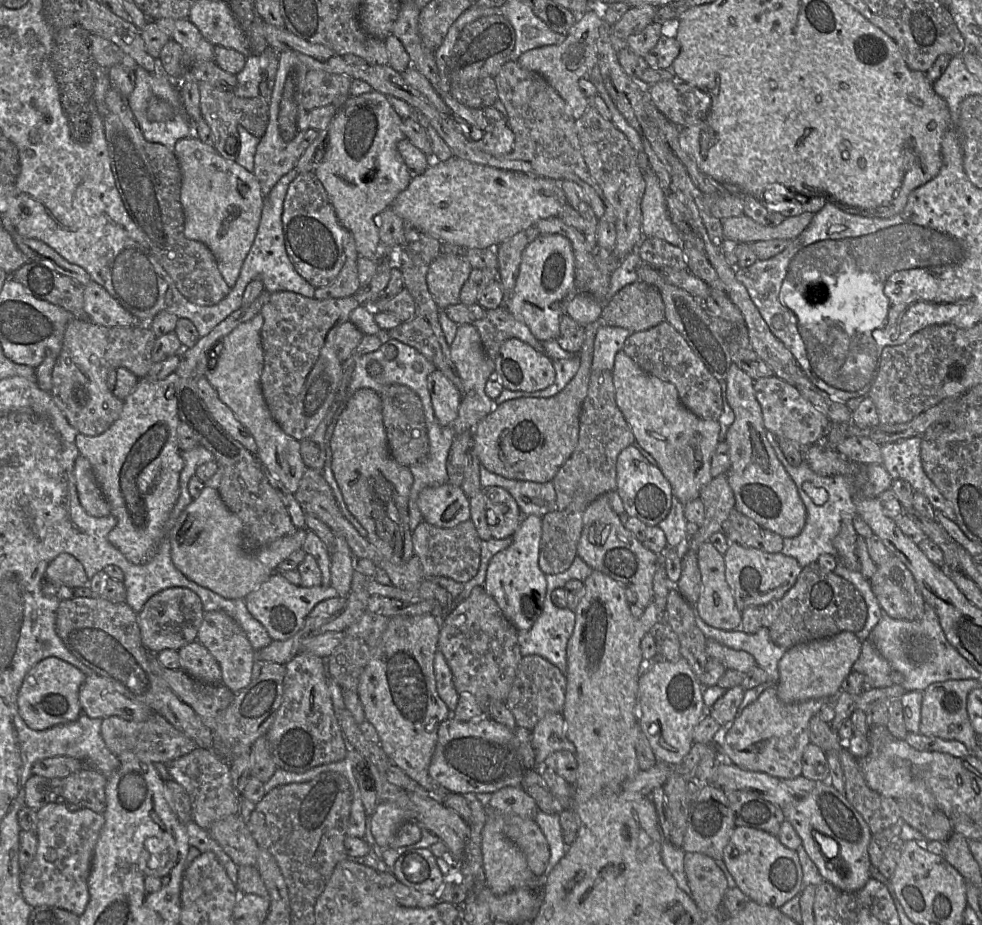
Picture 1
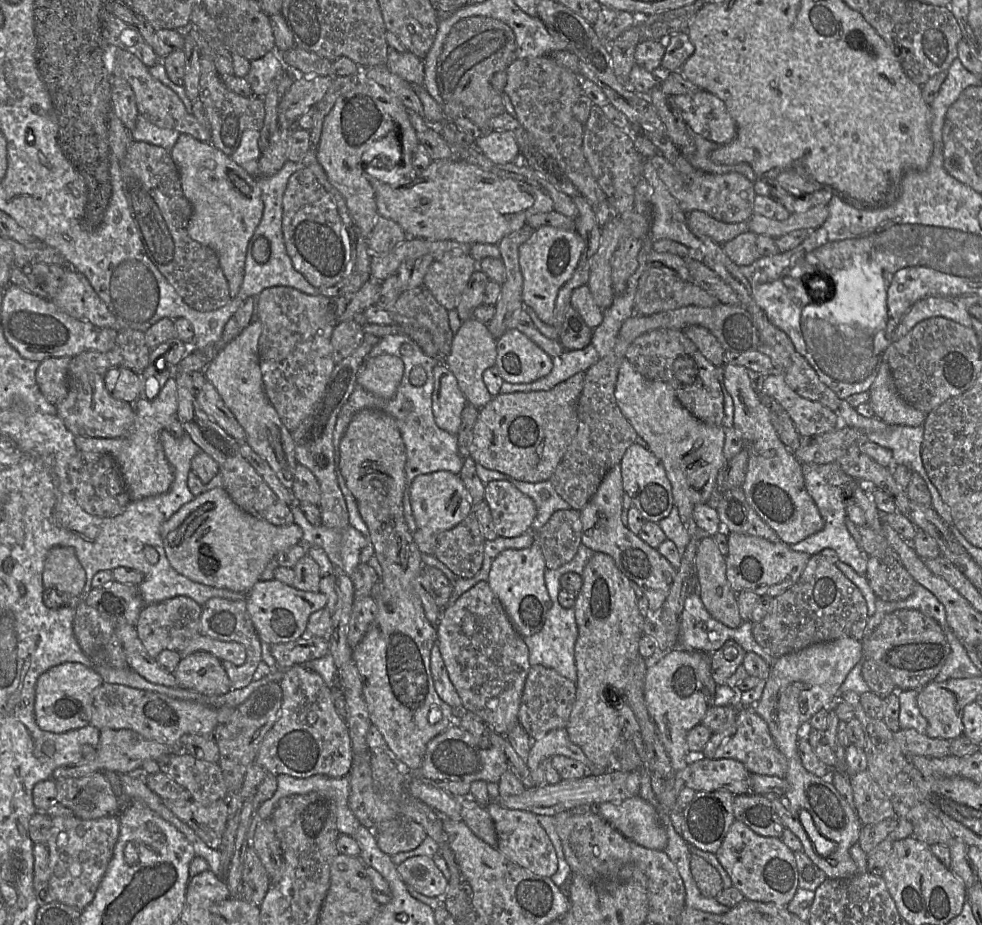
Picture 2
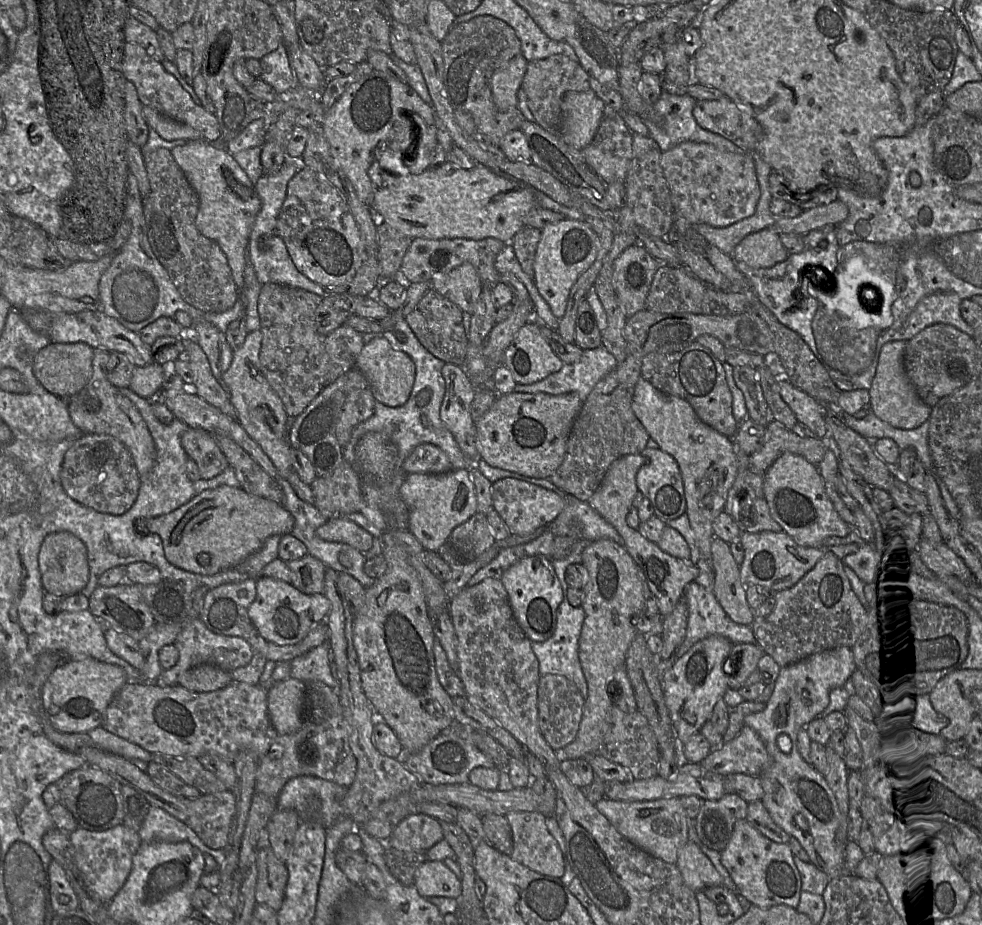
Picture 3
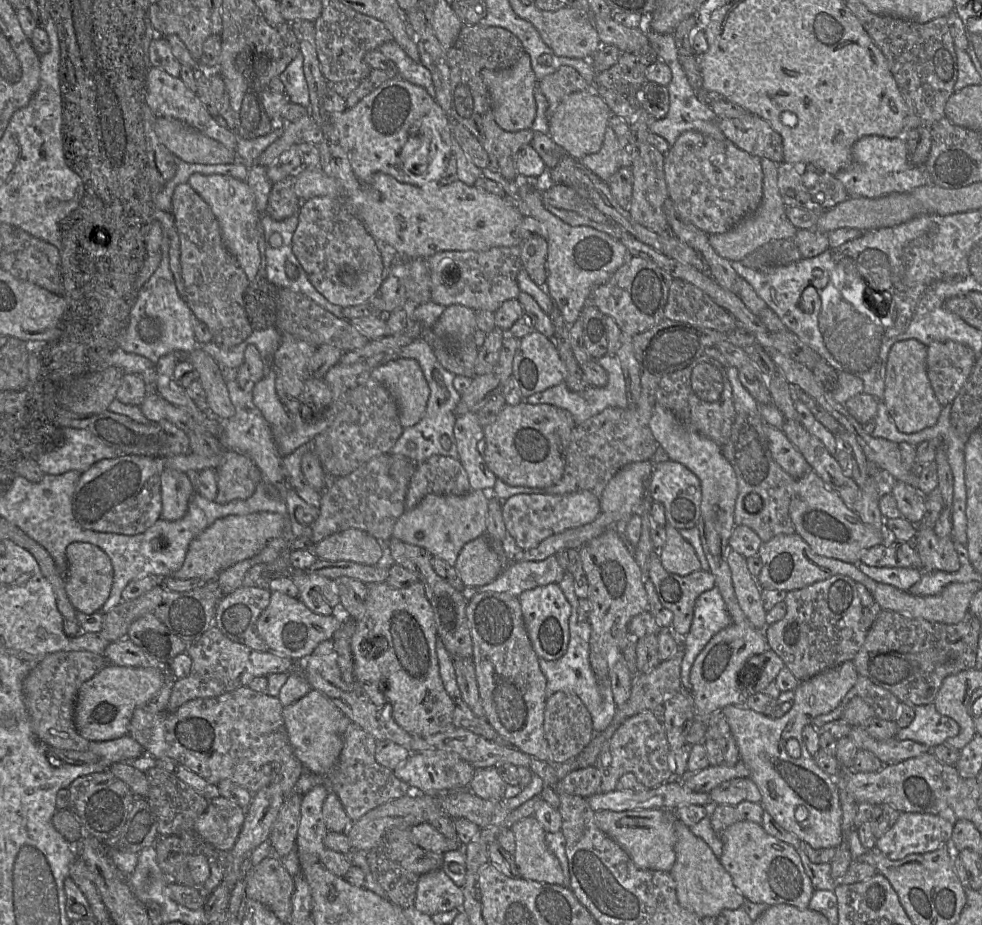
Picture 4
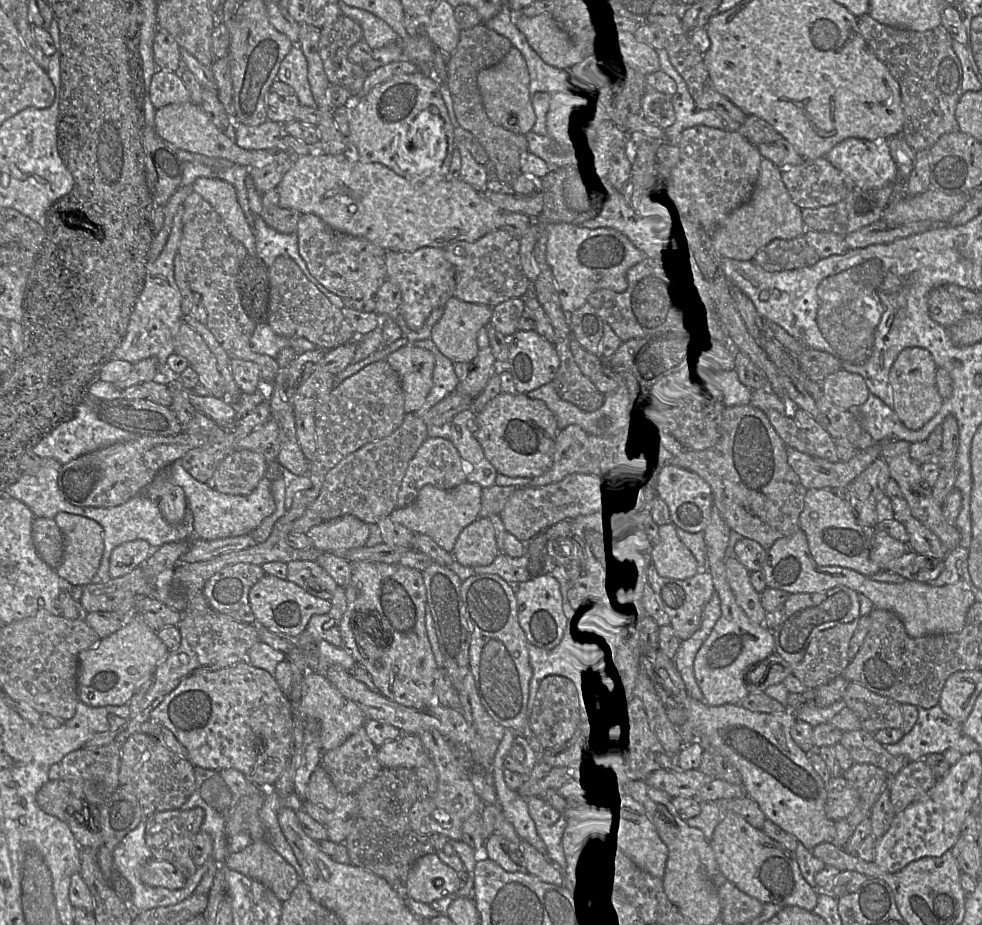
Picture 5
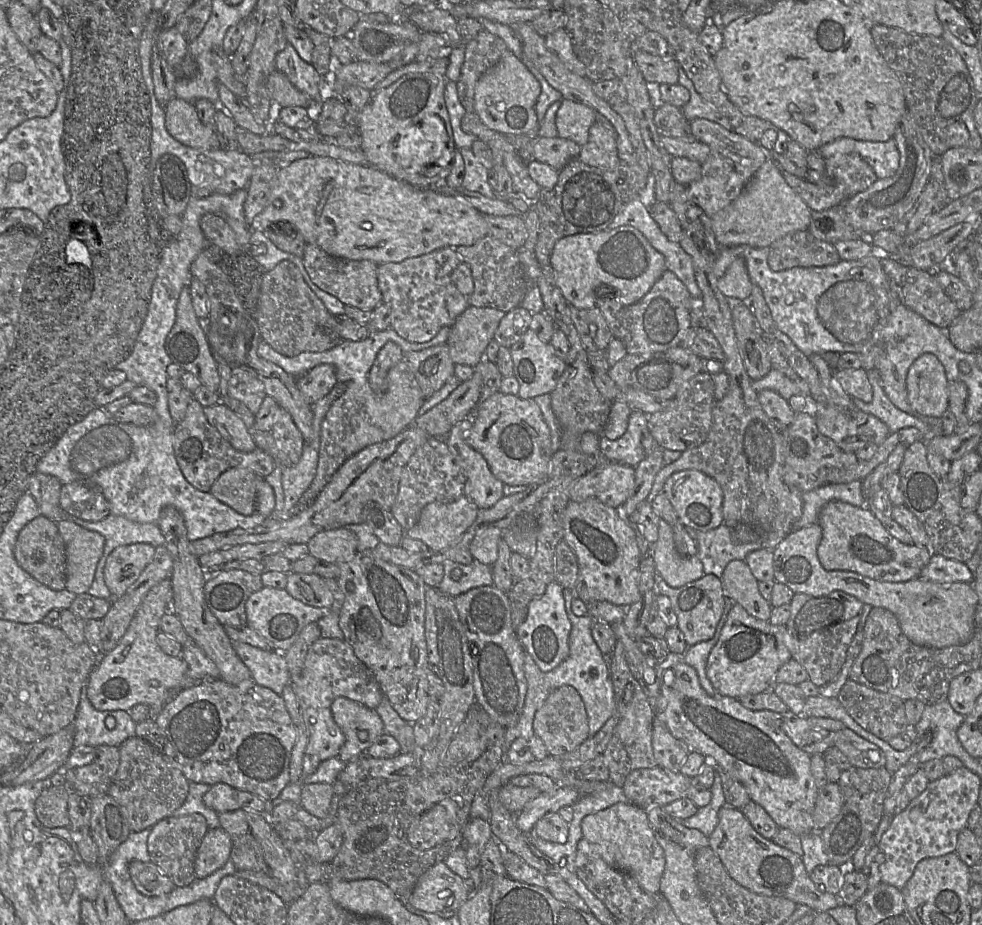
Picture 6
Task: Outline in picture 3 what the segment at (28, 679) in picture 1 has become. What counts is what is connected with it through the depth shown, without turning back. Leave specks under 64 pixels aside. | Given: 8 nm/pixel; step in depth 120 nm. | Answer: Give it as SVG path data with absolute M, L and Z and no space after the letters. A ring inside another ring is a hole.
M94 658L71 660L56 668L42 687L44 711L53 727L65 733L88 733L100 727L115 694L129 682L125 670Z

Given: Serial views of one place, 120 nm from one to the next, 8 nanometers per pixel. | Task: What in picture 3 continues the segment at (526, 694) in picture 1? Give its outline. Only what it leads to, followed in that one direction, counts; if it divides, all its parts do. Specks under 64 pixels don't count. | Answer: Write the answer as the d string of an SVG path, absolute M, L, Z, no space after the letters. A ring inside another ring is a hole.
M556 674L540 676L537 687L538 726L543 738L554 751L561 750L575 739L583 706L584 698L571 680Z

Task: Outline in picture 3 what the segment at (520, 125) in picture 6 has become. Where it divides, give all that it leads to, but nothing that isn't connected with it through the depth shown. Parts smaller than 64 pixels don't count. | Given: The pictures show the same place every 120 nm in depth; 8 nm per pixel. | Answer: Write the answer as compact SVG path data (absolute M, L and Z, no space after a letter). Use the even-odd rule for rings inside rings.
M519 53L498 69L491 78L492 99L500 111L517 106L517 93L521 87L528 61Z

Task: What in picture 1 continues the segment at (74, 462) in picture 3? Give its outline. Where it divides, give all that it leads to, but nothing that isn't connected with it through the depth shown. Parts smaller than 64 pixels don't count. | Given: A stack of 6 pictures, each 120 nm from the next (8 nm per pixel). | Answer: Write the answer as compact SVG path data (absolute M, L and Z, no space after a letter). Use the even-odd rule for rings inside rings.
M81 454L74 464L76 488L81 505L95 517L111 514L110 506L96 480L90 462Z

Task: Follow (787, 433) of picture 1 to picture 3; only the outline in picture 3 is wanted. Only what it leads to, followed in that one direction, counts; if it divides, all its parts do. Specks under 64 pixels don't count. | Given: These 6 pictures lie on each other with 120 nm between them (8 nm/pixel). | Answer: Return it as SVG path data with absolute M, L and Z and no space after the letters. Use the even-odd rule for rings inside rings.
M779 379L779 393L794 413L800 432L818 438L827 437L826 406L804 391L793 386L787 379Z

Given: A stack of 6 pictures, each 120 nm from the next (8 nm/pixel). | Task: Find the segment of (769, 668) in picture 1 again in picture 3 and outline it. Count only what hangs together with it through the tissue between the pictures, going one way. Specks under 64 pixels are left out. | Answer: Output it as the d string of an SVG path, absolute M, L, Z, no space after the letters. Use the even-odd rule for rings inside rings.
M692 582L686 587L684 598L688 605L687 628L677 659L700 640L713 635L725 637L734 645L757 644L753 626L739 626L734 623L711 589Z

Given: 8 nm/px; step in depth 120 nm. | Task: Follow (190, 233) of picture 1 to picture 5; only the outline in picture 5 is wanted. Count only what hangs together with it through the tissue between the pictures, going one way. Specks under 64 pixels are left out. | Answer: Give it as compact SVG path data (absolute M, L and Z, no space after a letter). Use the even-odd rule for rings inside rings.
M199 178L192 187L217 212L229 234L243 244L249 255L257 256L255 236L234 187L217 178Z

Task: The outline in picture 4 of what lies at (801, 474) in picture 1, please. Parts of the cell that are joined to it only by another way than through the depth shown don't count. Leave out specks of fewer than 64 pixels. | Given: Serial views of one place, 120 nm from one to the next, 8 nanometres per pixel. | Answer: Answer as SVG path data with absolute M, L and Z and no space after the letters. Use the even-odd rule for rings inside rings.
M854 563L859 571L870 579L884 584L889 584L900 590L908 591L923 574L923 570L912 568L877 567L863 563Z

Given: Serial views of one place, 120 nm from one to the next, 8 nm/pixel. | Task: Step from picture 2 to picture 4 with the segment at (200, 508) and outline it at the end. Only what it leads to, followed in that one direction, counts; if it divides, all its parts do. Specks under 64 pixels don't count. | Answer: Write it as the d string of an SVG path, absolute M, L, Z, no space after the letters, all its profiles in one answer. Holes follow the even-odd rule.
M272 512L219 518L191 541L181 566L168 577L211 581L216 572L224 566L253 556L268 539L283 537L283 530L284 518Z

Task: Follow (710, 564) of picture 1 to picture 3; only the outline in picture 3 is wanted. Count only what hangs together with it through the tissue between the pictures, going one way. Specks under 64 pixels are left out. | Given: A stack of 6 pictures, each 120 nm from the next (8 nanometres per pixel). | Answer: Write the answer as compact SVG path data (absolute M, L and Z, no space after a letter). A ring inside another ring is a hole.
M715 537L711 544L711 554L713 594L734 623L752 626L756 620L755 612L748 604L746 587L740 580L740 567L734 560L729 544Z

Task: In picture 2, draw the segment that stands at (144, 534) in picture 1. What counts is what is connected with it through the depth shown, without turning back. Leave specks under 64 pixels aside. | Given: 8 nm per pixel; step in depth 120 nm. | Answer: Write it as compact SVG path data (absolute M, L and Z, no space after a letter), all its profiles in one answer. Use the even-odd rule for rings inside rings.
M170 377L152 399L138 398L134 403L135 418L128 434L118 438L74 436L77 451L105 452L118 463L131 500L159 495L167 492L174 480L173 470L166 459L160 441L160 433L177 409L177 385L175 377Z

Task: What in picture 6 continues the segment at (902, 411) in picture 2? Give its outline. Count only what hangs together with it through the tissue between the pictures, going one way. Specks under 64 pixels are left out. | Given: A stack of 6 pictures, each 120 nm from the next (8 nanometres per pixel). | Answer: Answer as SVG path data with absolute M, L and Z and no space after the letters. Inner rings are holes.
M924 353L910 366L906 377L908 400L921 415L941 417L948 407L948 380L939 359Z

